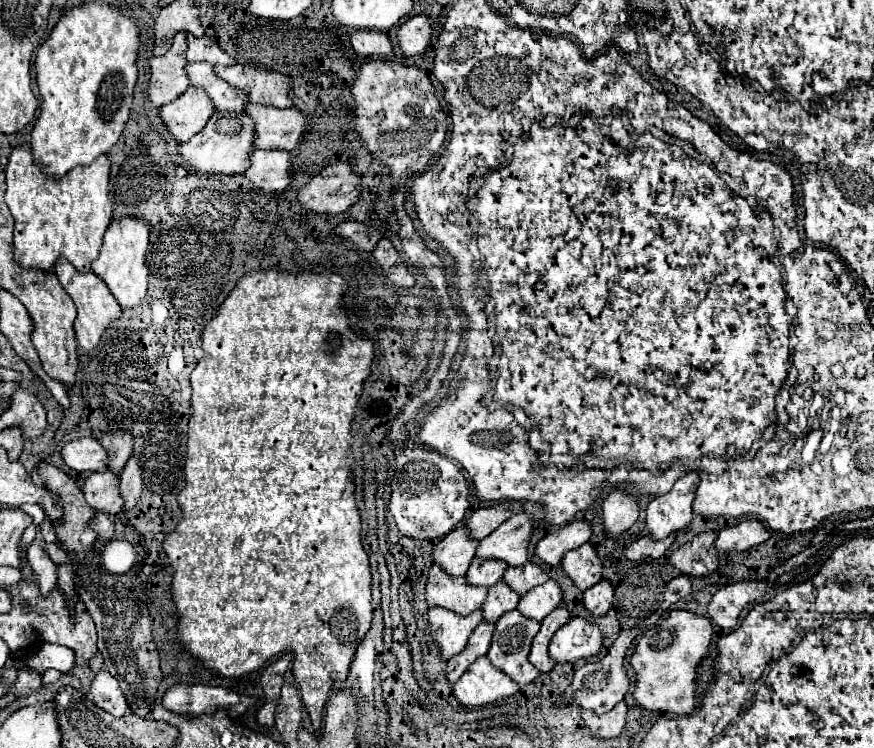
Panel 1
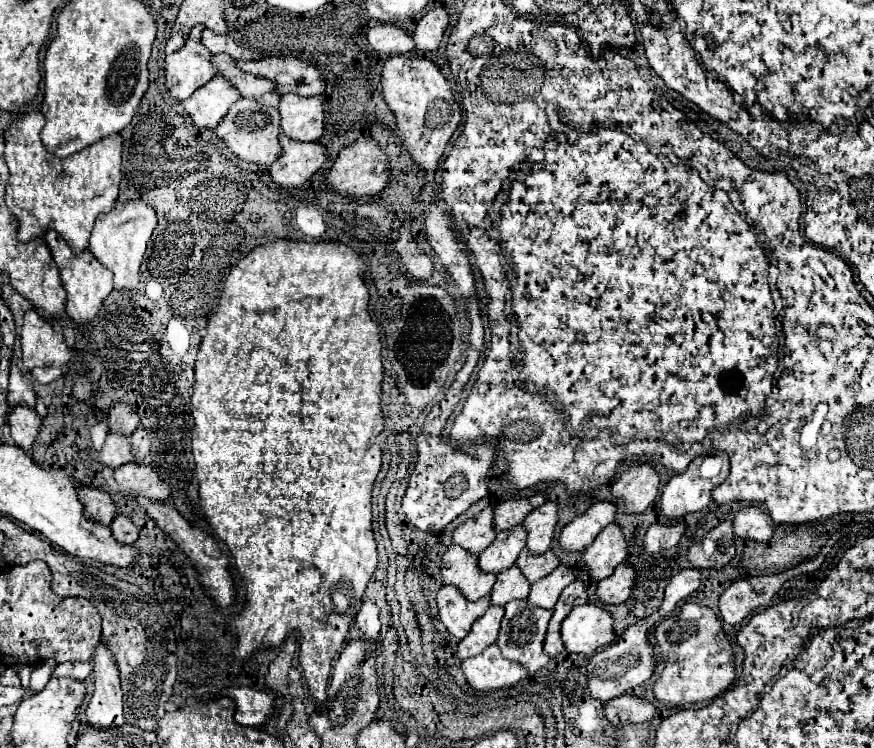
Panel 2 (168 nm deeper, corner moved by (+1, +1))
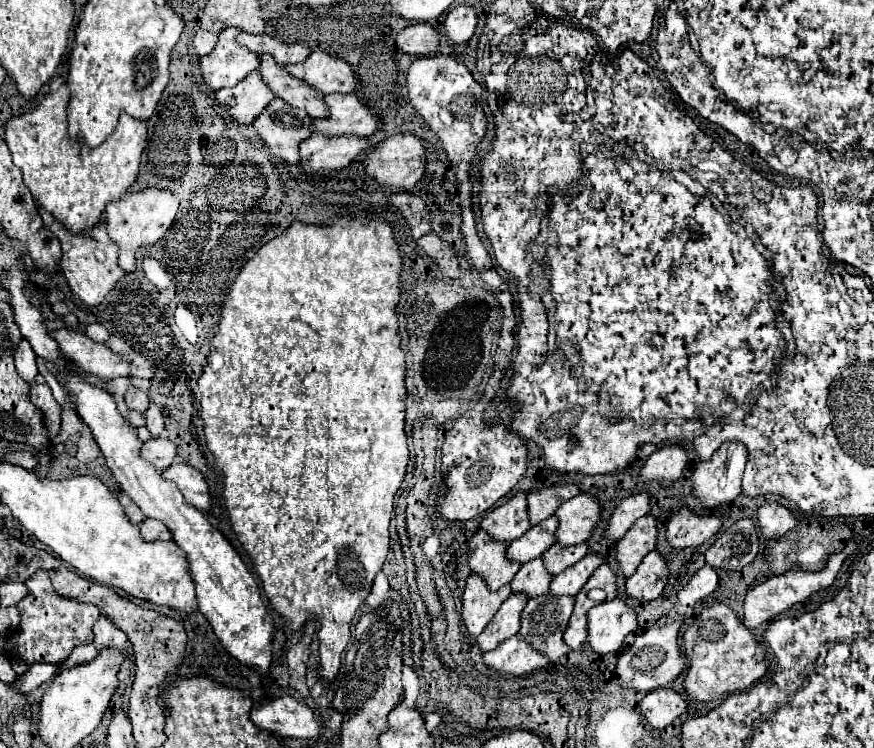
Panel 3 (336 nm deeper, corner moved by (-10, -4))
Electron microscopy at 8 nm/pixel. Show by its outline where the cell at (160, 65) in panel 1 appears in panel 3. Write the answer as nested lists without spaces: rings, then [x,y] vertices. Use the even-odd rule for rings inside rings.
[[[235,27],[223,29],[219,33],[215,49],[199,59],[199,71],[207,89],[217,91],[223,87],[237,85],[247,73],[257,69],[259,57],[235,43],[235,37],[239,33],[241,31]]]

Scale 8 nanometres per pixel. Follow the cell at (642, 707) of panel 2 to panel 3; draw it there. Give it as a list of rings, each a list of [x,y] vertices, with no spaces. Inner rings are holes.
[[[657,689],[643,697],[639,711],[651,727],[665,729],[687,711],[687,699],[673,689]]]

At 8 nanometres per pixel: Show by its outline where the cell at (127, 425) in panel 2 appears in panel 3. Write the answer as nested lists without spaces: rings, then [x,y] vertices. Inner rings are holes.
[[[129,389],[127,395],[125,395],[125,403],[131,411],[137,411],[137,413],[145,413],[145,409],[149,407],[149,397],[145,391],[141,389]]]

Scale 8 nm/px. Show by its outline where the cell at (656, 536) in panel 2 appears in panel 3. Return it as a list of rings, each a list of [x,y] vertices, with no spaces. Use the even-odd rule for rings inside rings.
[[[681,509],[667,523],[667,543],[673,549],[697,547],[711,539],[721,527],[721,521],[713,515],[695,515],[689,509]]]

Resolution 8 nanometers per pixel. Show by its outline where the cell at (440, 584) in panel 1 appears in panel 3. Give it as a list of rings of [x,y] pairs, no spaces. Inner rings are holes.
[[[477,531],[469,541],[469,569],[471,573],[483,577],[491,591],[497,591],[503,585],[511,583],[521,567],[513,561],[507,561],[505,547],[505,543],[495,543],[481,531]]]

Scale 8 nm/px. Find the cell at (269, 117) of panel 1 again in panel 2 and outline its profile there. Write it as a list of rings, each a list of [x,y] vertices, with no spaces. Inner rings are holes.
[[[284,94],[280,100],[280,130],[284,136],[300,142],[312,142],[324,134],[324,98]]]

